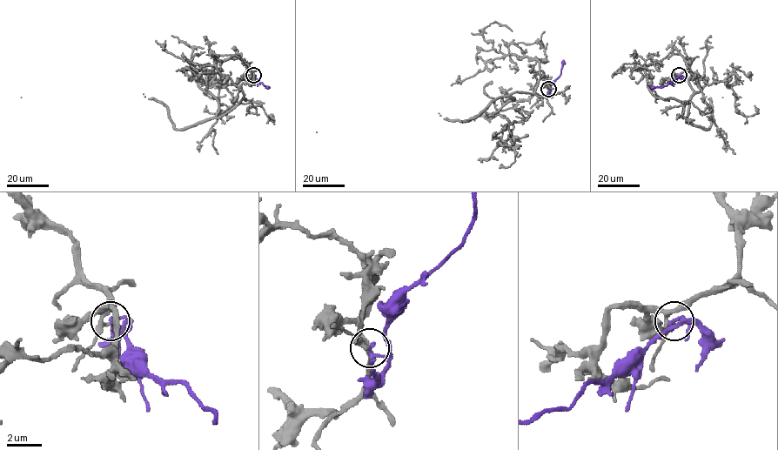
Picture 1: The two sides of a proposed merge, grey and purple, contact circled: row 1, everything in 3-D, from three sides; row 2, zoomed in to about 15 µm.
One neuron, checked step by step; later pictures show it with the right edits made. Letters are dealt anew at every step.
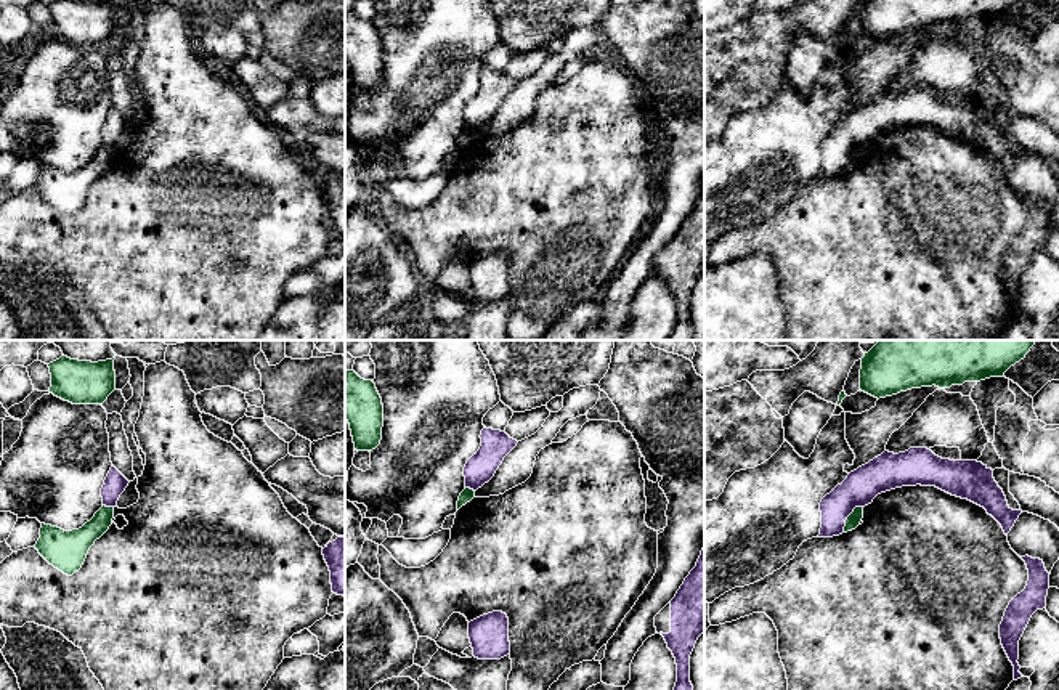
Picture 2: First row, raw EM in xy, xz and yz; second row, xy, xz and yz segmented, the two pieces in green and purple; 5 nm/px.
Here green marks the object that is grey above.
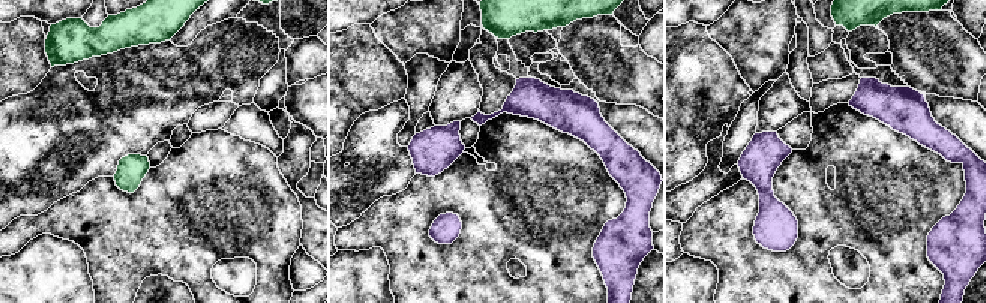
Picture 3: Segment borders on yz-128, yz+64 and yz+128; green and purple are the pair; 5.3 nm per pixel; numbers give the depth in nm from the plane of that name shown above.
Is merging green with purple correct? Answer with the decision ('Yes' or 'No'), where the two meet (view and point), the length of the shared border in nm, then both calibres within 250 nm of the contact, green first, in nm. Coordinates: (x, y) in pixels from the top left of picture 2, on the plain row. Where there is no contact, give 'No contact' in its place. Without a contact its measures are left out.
No. Touches green at yz (848, 158). Shared border 170 nm. Thickness 70 nm (green) against 170 nm

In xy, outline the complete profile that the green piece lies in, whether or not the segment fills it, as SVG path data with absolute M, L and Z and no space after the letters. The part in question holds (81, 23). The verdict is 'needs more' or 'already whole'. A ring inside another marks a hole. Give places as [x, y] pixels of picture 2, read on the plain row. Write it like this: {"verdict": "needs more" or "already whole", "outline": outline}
{"verdict": "already whole", "outline": "M56 0L48 5L50 34L72 45L103 45L116 30L114 0Z"}

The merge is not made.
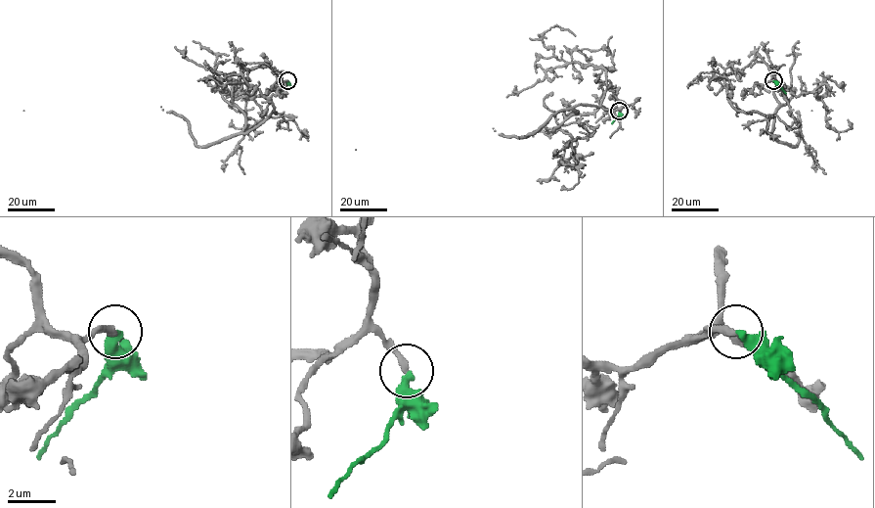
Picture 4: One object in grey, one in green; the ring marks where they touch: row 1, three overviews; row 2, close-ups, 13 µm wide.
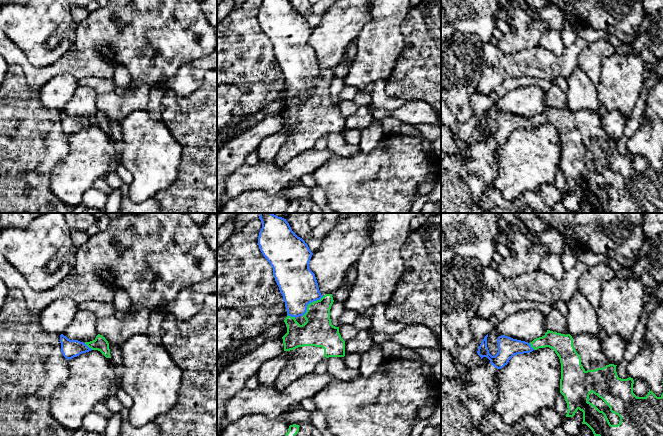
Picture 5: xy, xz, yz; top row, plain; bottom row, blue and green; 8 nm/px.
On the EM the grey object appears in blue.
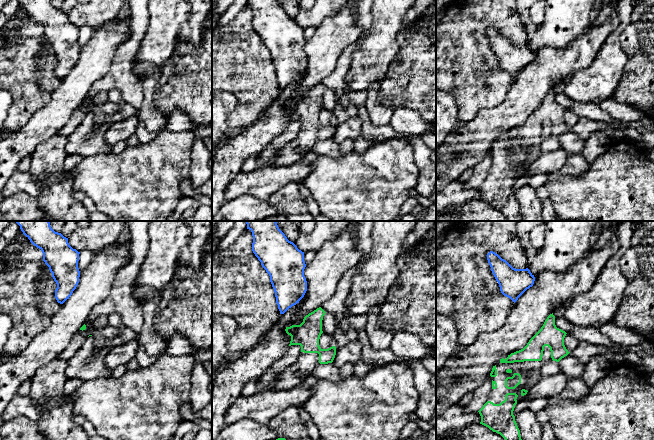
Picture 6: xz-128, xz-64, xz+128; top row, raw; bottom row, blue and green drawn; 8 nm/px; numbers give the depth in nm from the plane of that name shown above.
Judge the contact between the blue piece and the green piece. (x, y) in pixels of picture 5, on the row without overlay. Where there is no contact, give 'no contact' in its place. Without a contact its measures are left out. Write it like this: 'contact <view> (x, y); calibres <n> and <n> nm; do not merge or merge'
contact xz (310, 78); calibres 300 and 240 nm; merge

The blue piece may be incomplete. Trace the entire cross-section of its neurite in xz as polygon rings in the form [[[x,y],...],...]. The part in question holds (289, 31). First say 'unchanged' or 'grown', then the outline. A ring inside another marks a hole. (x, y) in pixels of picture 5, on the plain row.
grown; [[[262,0],[258,21],[263,32],[273,44],[273,51],[283,72],[287,93],[284,98],[287,109],[282,113],[287,138],[280,147],[274,163],[282,166],[297,155],[314,148],[315,143],[329,133],[345,132],[345,117],[339,103],[331,99],[332,70],[322,71],[315,50],[309,44],[312,33],[308,21],[298,13],[289,0]]]

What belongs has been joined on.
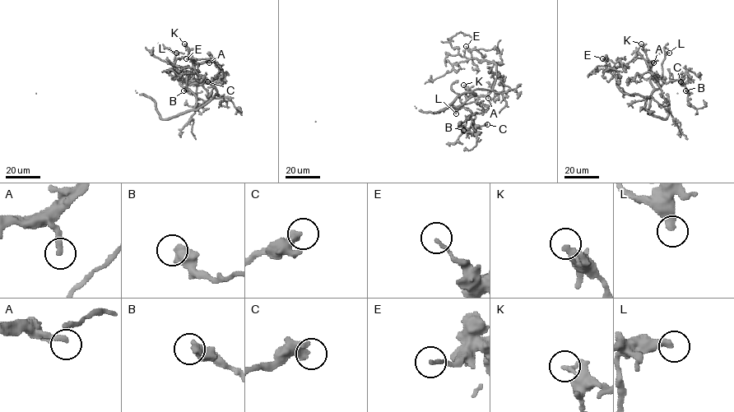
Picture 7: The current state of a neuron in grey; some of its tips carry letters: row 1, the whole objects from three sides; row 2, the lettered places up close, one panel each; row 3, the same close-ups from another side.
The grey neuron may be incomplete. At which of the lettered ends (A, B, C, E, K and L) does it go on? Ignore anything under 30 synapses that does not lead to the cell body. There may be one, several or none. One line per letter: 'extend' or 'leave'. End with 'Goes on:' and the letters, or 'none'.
A: extend
B: leave
C: leave
E: leave
K: extend
L: extend
Goes on: A, K, L

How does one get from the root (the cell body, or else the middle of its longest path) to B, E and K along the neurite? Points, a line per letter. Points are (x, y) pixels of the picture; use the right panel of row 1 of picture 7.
B: (650, 113), (648, 111), (650, 95), (663, 81), (665, 83), (680, 81), (685, 90)
E: (650, 113), (645, 108), (644, 97), (624, 94), (620, 90), (615, 63), (606, 57), (602, 58)
K: (650, 113), (648, 108), (653, 90), (650, 81), (652, 72), (641, 43)

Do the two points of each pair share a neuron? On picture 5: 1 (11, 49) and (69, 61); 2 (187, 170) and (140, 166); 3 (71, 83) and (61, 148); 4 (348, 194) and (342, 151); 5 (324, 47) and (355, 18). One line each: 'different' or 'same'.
1: same
2: different
3: different
4: different
5: same

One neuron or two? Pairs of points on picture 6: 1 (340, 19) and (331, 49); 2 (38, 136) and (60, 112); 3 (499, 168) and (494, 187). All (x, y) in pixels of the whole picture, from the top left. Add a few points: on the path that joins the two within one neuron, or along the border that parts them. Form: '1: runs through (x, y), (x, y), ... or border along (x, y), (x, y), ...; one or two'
1: runs through (340, 26), (331, 37), (331, 42); one
2: runs through (42, 130), (54, 118); one
3: runs through (499, 173), (499, 182); one

